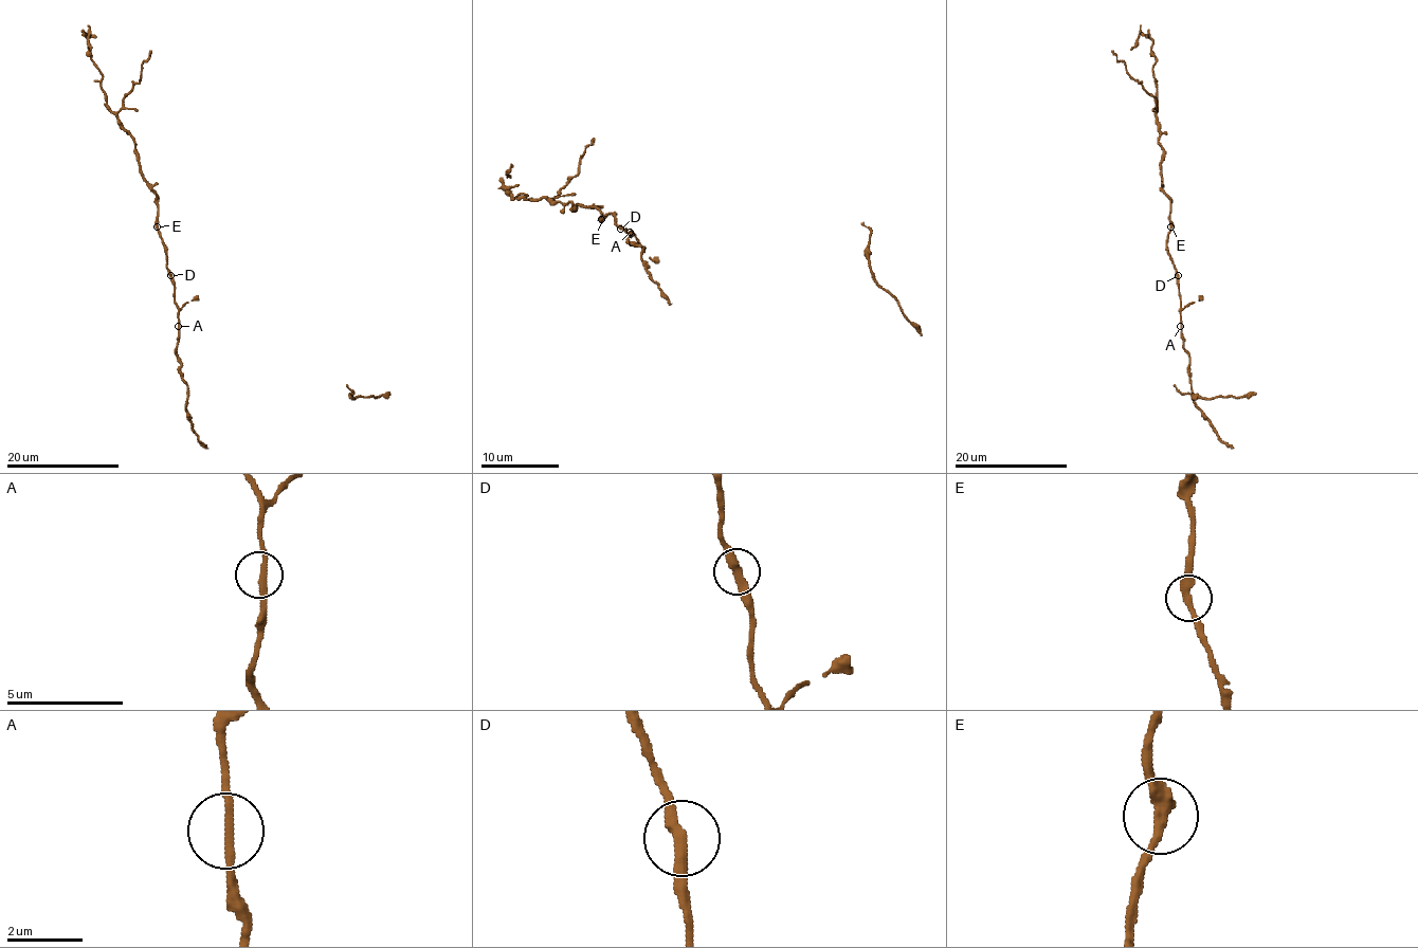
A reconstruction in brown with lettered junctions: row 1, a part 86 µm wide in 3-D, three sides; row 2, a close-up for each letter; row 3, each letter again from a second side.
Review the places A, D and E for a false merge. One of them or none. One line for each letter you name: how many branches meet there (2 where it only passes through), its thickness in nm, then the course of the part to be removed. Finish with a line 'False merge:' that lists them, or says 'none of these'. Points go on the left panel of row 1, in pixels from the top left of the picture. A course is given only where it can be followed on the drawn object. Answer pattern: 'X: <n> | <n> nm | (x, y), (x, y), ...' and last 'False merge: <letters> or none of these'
False merge: none of these

